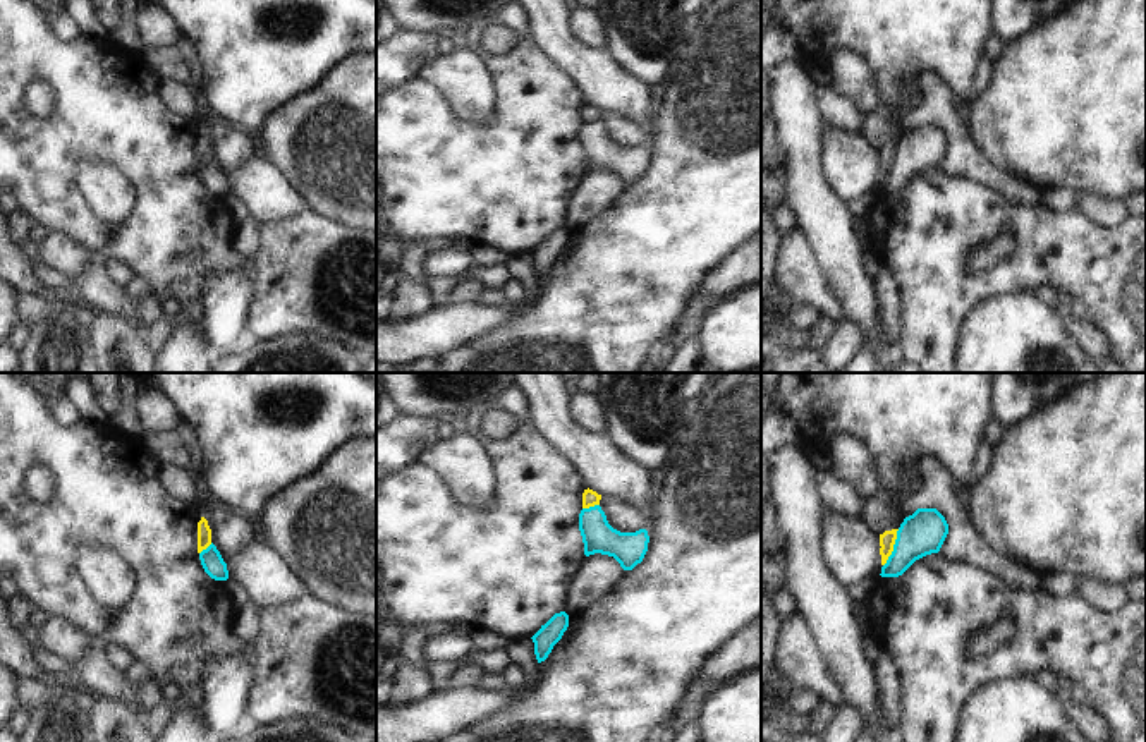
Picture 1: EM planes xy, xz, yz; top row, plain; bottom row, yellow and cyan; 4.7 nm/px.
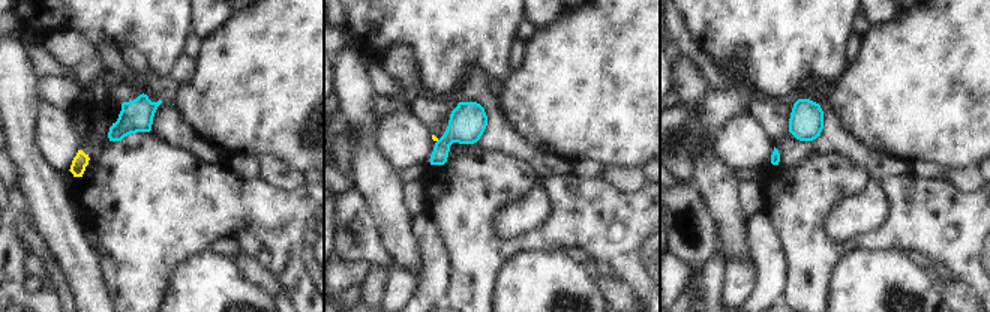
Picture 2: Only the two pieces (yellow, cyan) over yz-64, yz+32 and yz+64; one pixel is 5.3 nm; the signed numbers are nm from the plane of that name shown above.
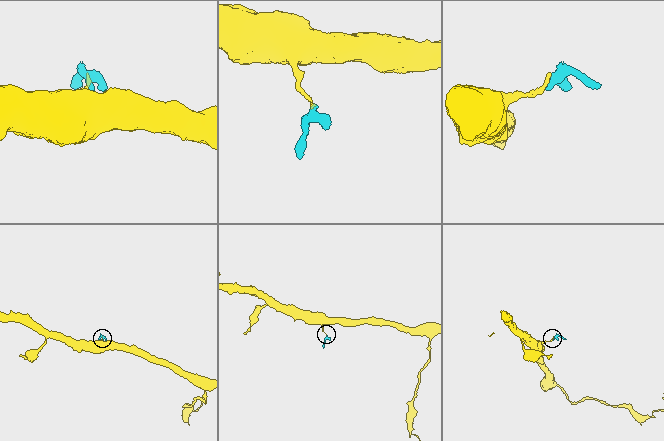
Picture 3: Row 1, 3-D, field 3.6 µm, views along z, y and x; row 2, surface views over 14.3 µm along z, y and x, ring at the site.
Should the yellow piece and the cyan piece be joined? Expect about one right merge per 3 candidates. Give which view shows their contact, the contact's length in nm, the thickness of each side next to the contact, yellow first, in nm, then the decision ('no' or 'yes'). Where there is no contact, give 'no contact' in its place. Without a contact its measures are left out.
yz | 190 nm | 80/200 nm | no

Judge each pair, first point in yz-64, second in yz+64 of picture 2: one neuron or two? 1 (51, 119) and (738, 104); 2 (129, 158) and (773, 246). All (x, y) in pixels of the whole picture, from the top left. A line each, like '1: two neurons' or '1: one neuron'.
1: two neurons
2: two neurons

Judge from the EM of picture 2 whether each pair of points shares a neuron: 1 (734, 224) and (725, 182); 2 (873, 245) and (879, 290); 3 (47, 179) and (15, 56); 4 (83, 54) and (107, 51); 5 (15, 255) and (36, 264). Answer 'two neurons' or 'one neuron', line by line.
1: one neuron
2: two neurons
3: one neuron
4: two neurons
5: two neurons

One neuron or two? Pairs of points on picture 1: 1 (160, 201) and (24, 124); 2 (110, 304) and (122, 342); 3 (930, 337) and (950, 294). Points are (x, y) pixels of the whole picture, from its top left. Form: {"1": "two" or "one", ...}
{"1": "one", "2": "two", "3": "one"}

